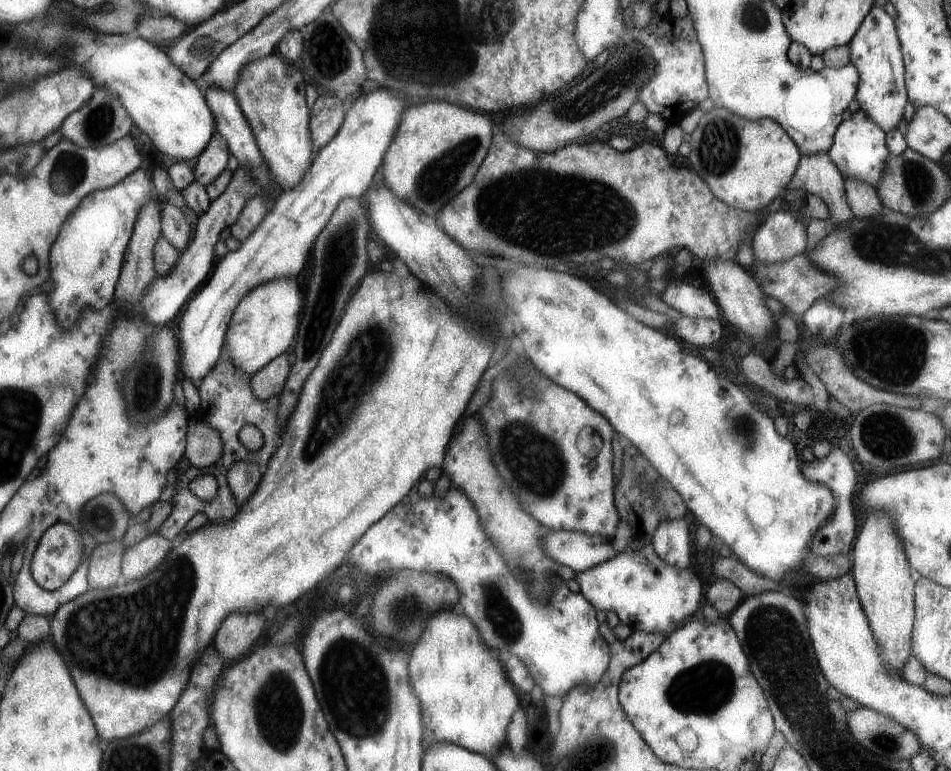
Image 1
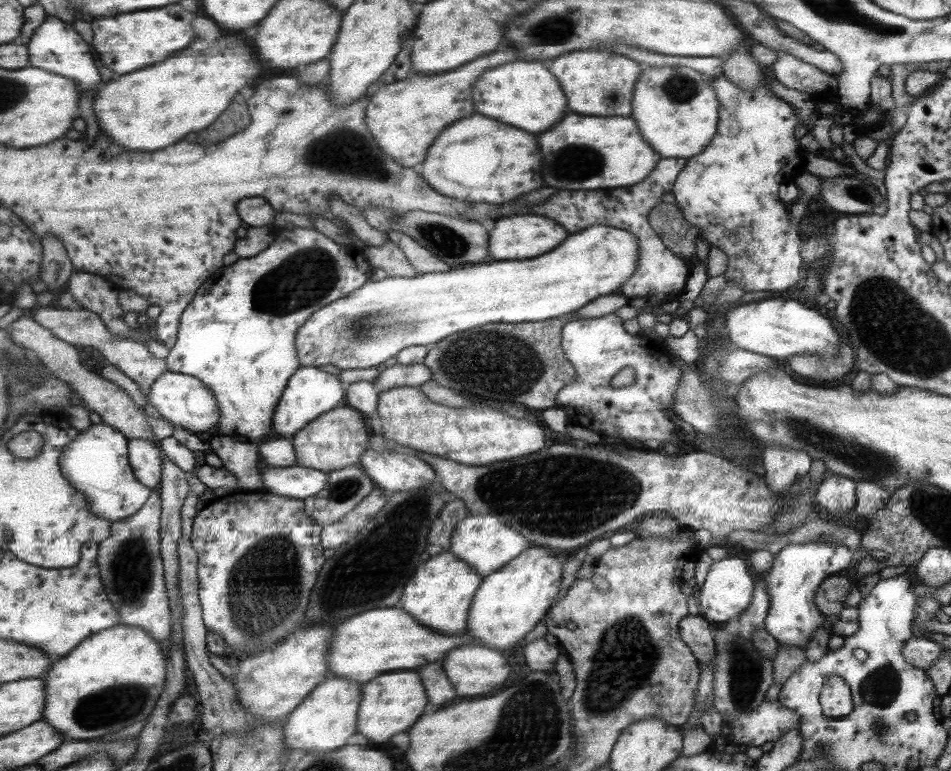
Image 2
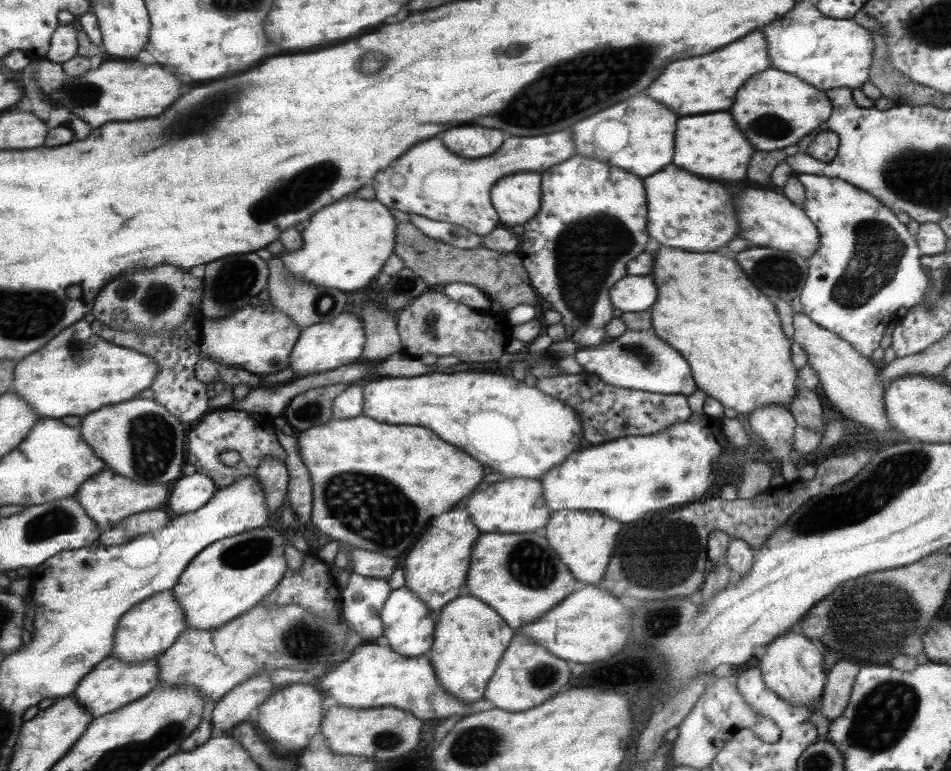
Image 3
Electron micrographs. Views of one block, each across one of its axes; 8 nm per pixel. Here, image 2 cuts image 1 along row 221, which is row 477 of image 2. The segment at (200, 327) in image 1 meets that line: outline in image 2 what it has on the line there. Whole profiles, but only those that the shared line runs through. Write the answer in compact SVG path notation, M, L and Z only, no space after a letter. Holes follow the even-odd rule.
M303 465L291 467L265 467L260 471L264 486L262 490L280 496L305 501L318 495L327 486L327 473L320 469L304 468Z

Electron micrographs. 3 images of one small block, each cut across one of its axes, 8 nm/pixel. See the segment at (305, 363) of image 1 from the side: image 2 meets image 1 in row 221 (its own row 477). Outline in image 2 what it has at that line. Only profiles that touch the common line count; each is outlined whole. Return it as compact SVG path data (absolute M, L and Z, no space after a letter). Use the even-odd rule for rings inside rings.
M355 465L329 472L327 476L327 486L318 495L305 500L306 511L316 523L325 527L338 522L344 515L353 513L355 507L362 503L376 487L371 477L358 470L358 466Z

